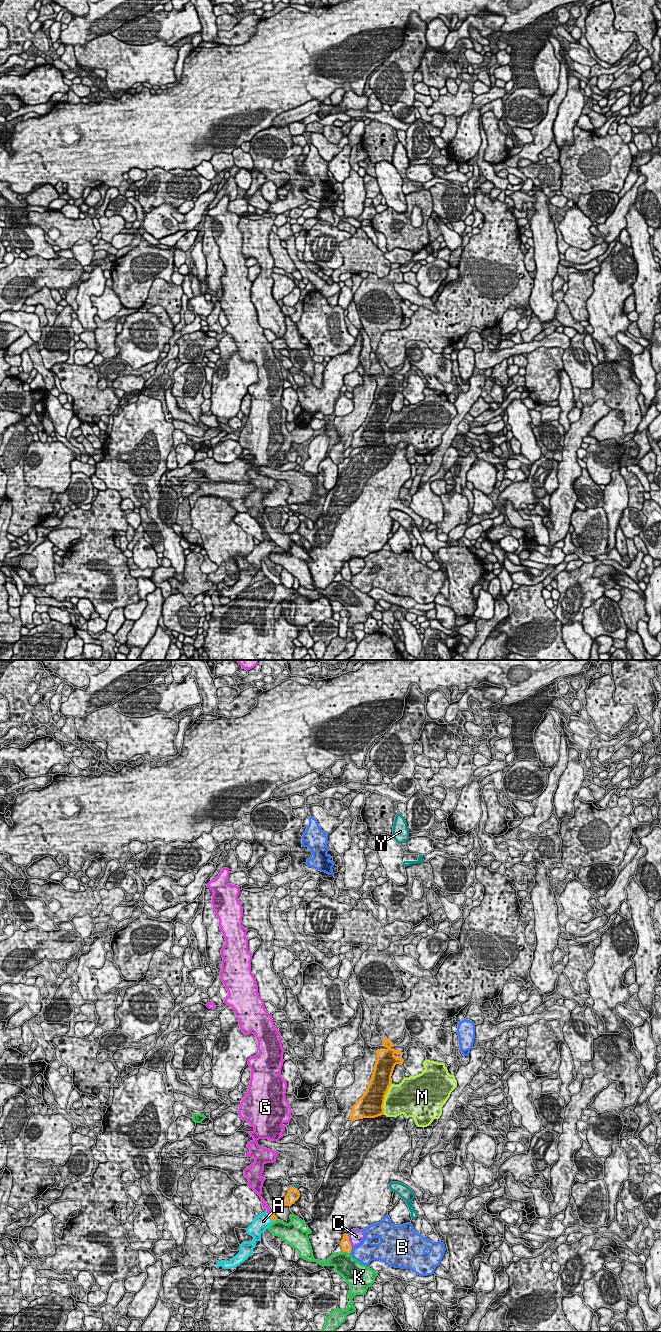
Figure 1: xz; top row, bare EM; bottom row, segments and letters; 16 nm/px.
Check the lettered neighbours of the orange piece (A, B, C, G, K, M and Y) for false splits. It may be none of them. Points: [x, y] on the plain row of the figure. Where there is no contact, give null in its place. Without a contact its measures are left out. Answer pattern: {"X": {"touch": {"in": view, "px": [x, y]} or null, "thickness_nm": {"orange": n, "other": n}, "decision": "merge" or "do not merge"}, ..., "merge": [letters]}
{"A": {"touch": {"in": "xz", "px": [271, 545]}, "thickness_nm": {"orange": 90, "other": 240}, "decision": "merge"}, "B": {"touch": {"in": "xz", "px": [351, 577]}, "thickness_nm": {"orange": 160, "other": 320}, "decision": "do not merge"}, "C": {"touch": {"in": "xz", "px": [348, 568]}, "thickness_nm": {"orange": 160, "other": 240}, "decision": "do not merge"}, "G": {"touch": {"in": "xz", "px": [270, 541]}, "thickness_nm": {"orange": 90, "other": 90}, "decision": "do not merge"}, "K": {"touch": {"in": "xz", "px": [347, 580]}, "thickness_nm": {"orange": 160, "other": 340}, "decision": "do not merge"}, "M": {"touch": {"in": "xz", "px": [384, 427]}, "thickness_nm": {"orange": 400, "other": 460}, "decision": "do not merge"}, "Y": {"touch": {"in": "xz", "px": [296, 516]}, "thickness_nm": {"orange": 200, "other": 60}, "decision": "do not merge"}, "merge": ["A"]}

